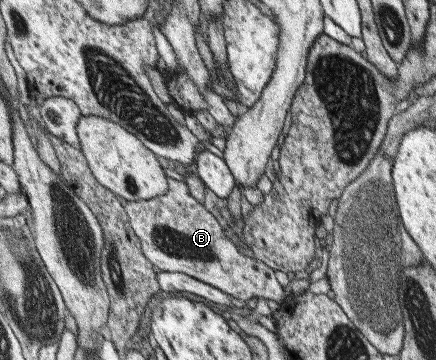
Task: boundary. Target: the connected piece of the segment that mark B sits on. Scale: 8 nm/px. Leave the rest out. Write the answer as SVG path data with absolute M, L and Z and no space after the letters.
M170 180L171 190L163 196L151 200L127 201L124 200L124 207L130 216L130 223L138 237L142 240L142 251L144 255L161 271L181 272L219 288L239 300L257 298L267 299L281 303L287 296L284 295L283 287L277 283L274 270L255 260L249 253L237 254L237 250L231 250L232 240L227 237L225 230L221 228L219 220L191 195L189 186L184 181Z

